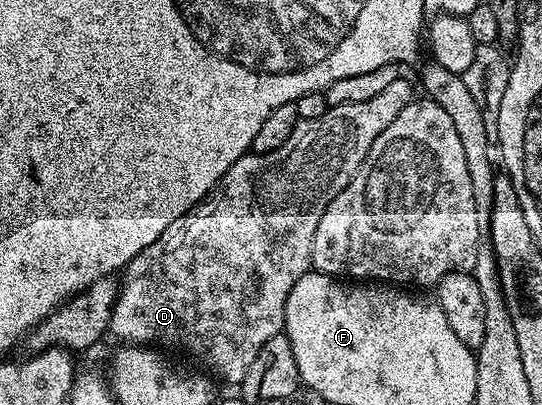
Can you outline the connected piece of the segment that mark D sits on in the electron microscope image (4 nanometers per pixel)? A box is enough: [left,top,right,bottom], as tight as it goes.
[110,77,413,385]

